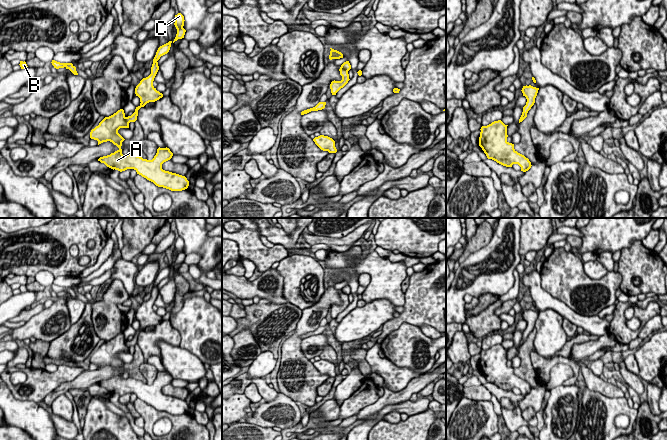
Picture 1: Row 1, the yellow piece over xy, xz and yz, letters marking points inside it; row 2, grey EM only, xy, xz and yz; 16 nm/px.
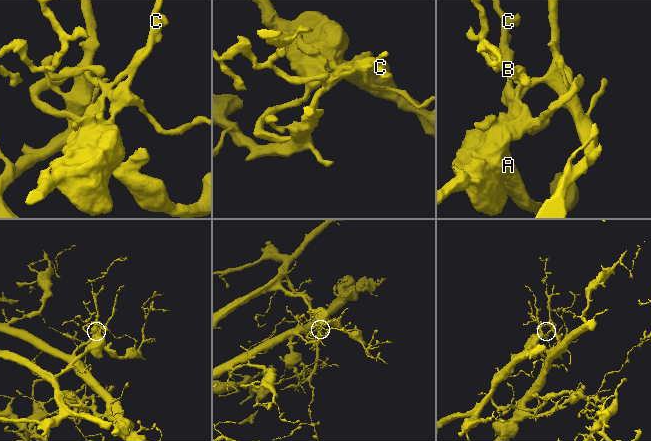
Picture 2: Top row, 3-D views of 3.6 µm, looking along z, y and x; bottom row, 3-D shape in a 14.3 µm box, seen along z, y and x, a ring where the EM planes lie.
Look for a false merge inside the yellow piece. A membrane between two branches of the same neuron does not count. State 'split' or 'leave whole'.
split

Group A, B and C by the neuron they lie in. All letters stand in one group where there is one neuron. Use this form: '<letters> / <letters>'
A B / C

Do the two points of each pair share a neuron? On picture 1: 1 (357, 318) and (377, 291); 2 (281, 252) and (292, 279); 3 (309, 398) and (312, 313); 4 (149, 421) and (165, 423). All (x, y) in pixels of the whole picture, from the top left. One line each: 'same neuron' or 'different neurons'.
1: different neurons
2: different neurons
3: same neuron
4: different neurons

